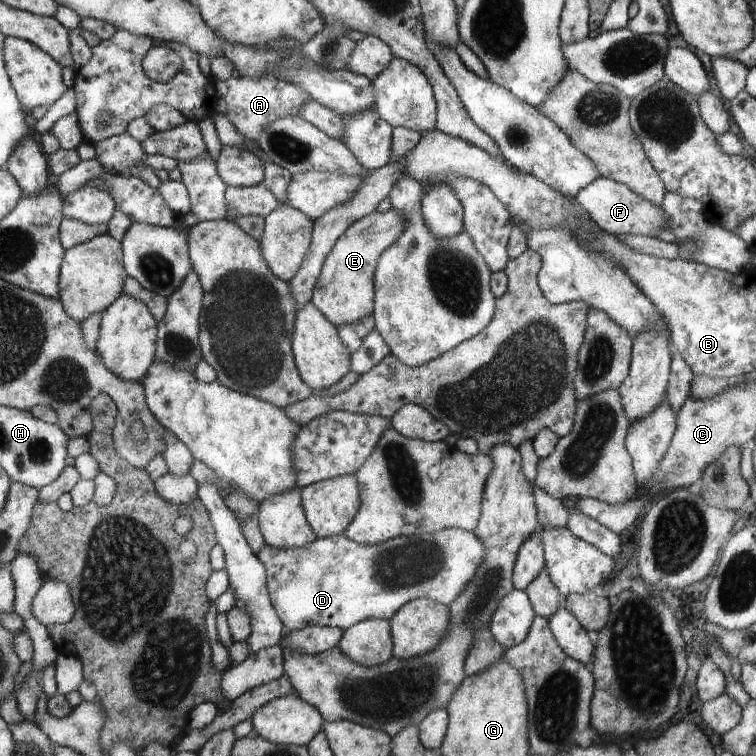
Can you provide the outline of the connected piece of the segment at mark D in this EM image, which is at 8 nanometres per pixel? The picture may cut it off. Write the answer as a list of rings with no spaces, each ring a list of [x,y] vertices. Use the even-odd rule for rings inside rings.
[[[449,527],[441,531],[437,530],[435,533],[425,533],[411,536],[400,536],[384,543],[374,545],[364,545],[357,541],[350,539],[347,535],[335,535],[332,537],[325,537],[317,539],[315,542],[308,544],[304,547],[280,549],[271,546],[267,543],[261,550],[256,554],[261,562],[266,564],[266,571],[268,576],[268,589],[272,603],[274,604],[275,610],[277,610],[279,618],[285,624],[287,630],[304,629],[305,627],[322,626],[322,627],[337,627],[341,630],[349,630],[351,626],[361,621],[369,619],[389,619],[393,618],[394,614],[399,612],[399,609],[403,605],[406,605],[412,600],[430,598],[435,599],[435,602],[443,603],[448,607],[456,599],[459,598],[460,594],[463,594],[463,589],[466,588],[467,584],[474,578],[474,574],[480,568],[483,560],[486,558],[486,550],[484,549],[483,542],[479,540],[471,531],[464,531],[457,527]]]

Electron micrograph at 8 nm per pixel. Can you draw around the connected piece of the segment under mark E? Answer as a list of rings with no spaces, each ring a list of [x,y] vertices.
[[[390,209],[386,213],[374,212],[362,218],[347,229],[347,232],[337,241],[335,248],[327,257],[326,263],[312,296],[315,306],[336,327],[345,326],[349,323],[361,322],[367,315],[373,315],[374,309],[374,274],[382,254],[399,240],[401,233],[405,230],[406,219],[396,210]]]

